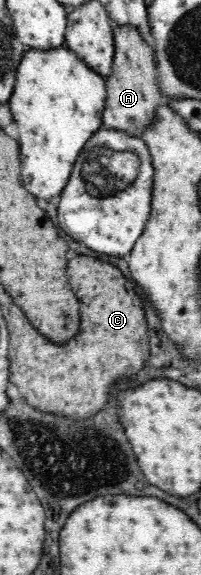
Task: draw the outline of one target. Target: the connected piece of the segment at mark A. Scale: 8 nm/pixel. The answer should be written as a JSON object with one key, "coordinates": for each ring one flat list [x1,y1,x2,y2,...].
{"coordinates":[[131,25,126,27,113,27,115,54,112,65,112,73,110,77,105,79,107,91,106,105,103,111,103,127,127,133,132,137,142,138,142,133,154,123,156,119,156,109,161,104,165,103,166,98,163,97,160,91,160,86,157,81,157,62,151,56,148,44,140,37,138,30]]}

